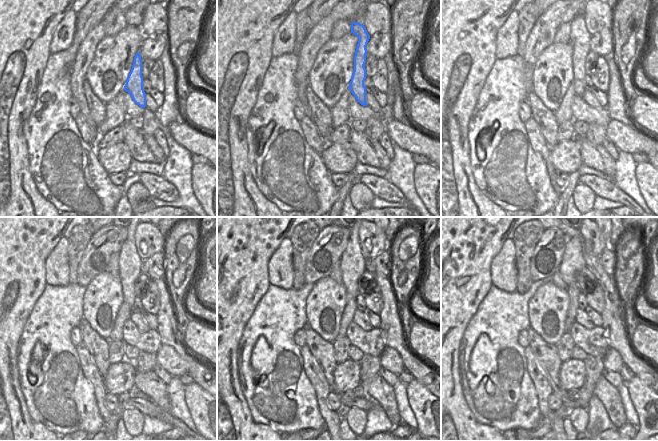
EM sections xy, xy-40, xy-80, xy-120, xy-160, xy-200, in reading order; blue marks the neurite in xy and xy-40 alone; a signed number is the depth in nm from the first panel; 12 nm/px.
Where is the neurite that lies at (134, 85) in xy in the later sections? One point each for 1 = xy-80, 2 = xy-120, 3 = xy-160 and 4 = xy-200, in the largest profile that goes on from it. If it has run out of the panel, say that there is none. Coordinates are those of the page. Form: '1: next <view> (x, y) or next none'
1: next xy-80 (580, 38)
2: next xy-120 (129, 261)
3: next xy-160 (352, 265)
4: next xy-200 (572, 261)

